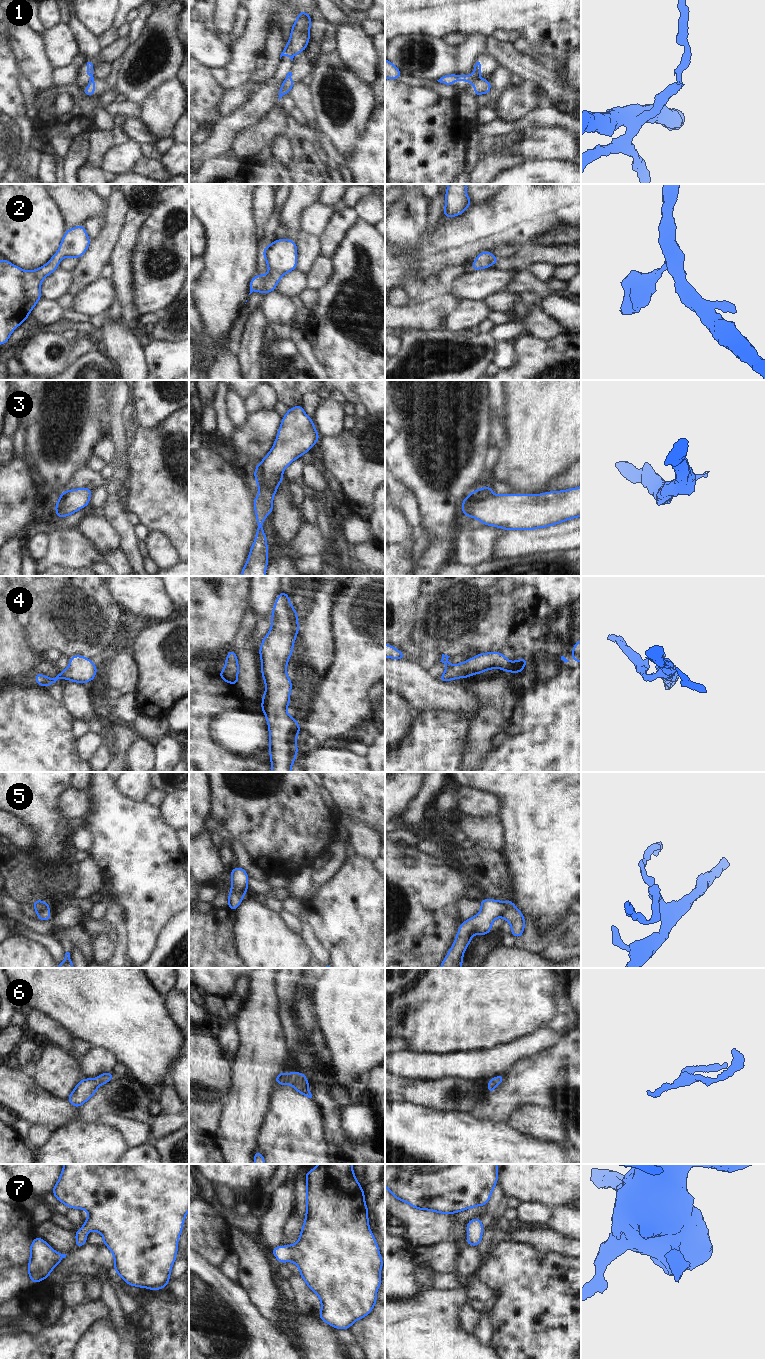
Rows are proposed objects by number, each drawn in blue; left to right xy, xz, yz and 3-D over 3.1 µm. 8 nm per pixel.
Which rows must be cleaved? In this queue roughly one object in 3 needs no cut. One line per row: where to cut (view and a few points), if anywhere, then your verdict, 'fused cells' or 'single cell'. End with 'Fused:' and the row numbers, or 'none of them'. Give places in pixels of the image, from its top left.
1: cut in xy along (93, 80), (90, 83); fused cells
2: no cut; single cell
3: cut in yz along (491, 493), (481, 498), (472, 499), (470, 497); fused cells
4: no cut; single cell
5: cut in yz along (513, 904), (509, 904), (500, 915); fused cells
6: no cut; single cell
7: no cut; single cell
Fused: 1, 3, 5

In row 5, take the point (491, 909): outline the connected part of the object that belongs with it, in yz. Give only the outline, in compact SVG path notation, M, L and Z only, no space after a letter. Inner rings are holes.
M481 899L481 911L472 918L464 921L456 935L456 939L442 961L440 968L461 968L463 954L474 934L485 936L492 930L493 921L500 917L507 906L514 905L512 900L508 902L494 899Z

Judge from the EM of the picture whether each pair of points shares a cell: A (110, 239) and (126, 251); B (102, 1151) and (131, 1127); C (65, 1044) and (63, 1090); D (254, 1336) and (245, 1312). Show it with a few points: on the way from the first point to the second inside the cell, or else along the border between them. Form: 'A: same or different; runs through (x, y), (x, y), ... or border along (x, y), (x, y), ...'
A: different; border along (123, 221), (118, 240), (108, 263)
B: different; border along (100, 1124), (106, 1124), (116, 1129), (128, 1147)
C: different; border along (58, 1046), (71, 1054)
D: same; runs through (248, 1330), (245, 1325), (245, 1318)

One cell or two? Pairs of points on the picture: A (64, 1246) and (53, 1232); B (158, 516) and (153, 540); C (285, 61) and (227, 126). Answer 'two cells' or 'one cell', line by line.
A: one cell
B: two cells
C: one cell

